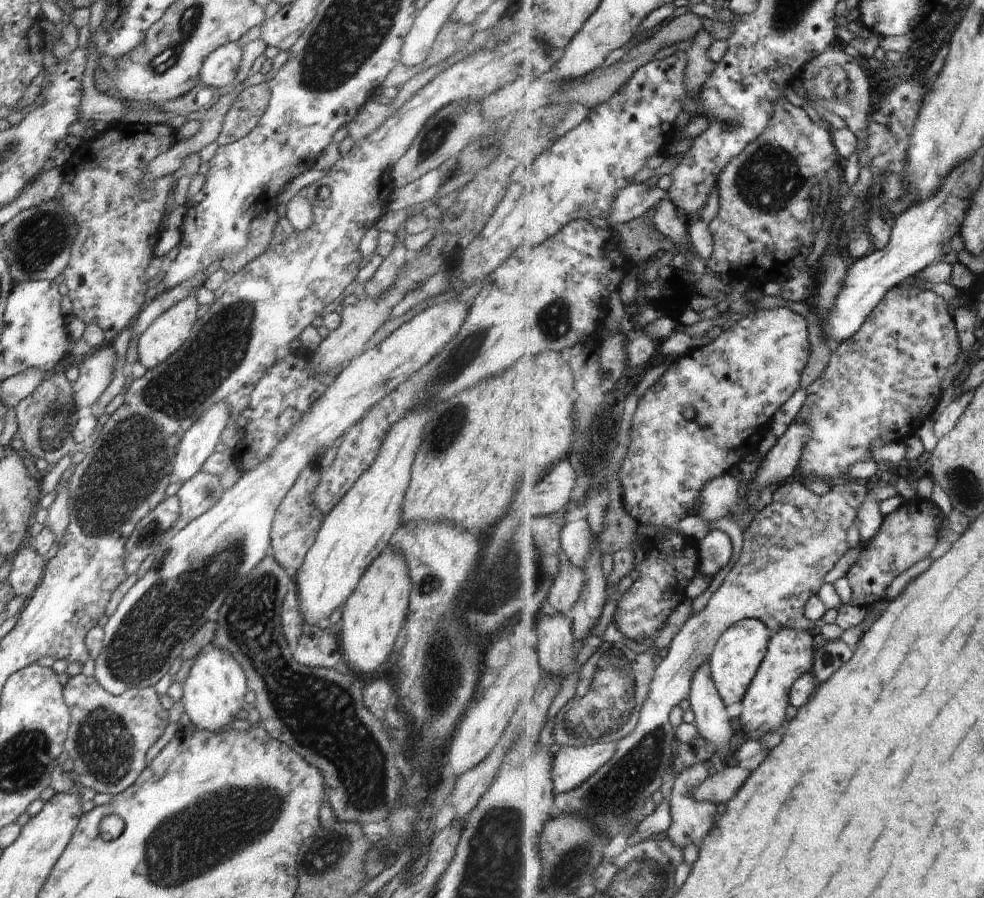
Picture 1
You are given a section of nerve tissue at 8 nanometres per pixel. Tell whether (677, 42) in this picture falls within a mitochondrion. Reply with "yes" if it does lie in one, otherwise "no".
no

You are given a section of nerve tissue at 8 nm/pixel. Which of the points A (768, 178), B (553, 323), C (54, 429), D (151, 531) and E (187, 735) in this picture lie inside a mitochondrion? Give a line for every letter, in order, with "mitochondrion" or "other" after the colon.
A: mitochondrion
B: mitochondrion
C: mitochondrion
D: mitochondrion
E: other

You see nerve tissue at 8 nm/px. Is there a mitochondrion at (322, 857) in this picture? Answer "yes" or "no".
yes

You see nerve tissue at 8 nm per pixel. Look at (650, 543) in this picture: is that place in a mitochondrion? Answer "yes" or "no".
no

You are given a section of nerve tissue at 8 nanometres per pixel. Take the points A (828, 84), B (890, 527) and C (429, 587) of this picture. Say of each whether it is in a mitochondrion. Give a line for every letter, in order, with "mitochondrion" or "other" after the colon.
A: mitochondrion
B: other
C: mitochondrion

